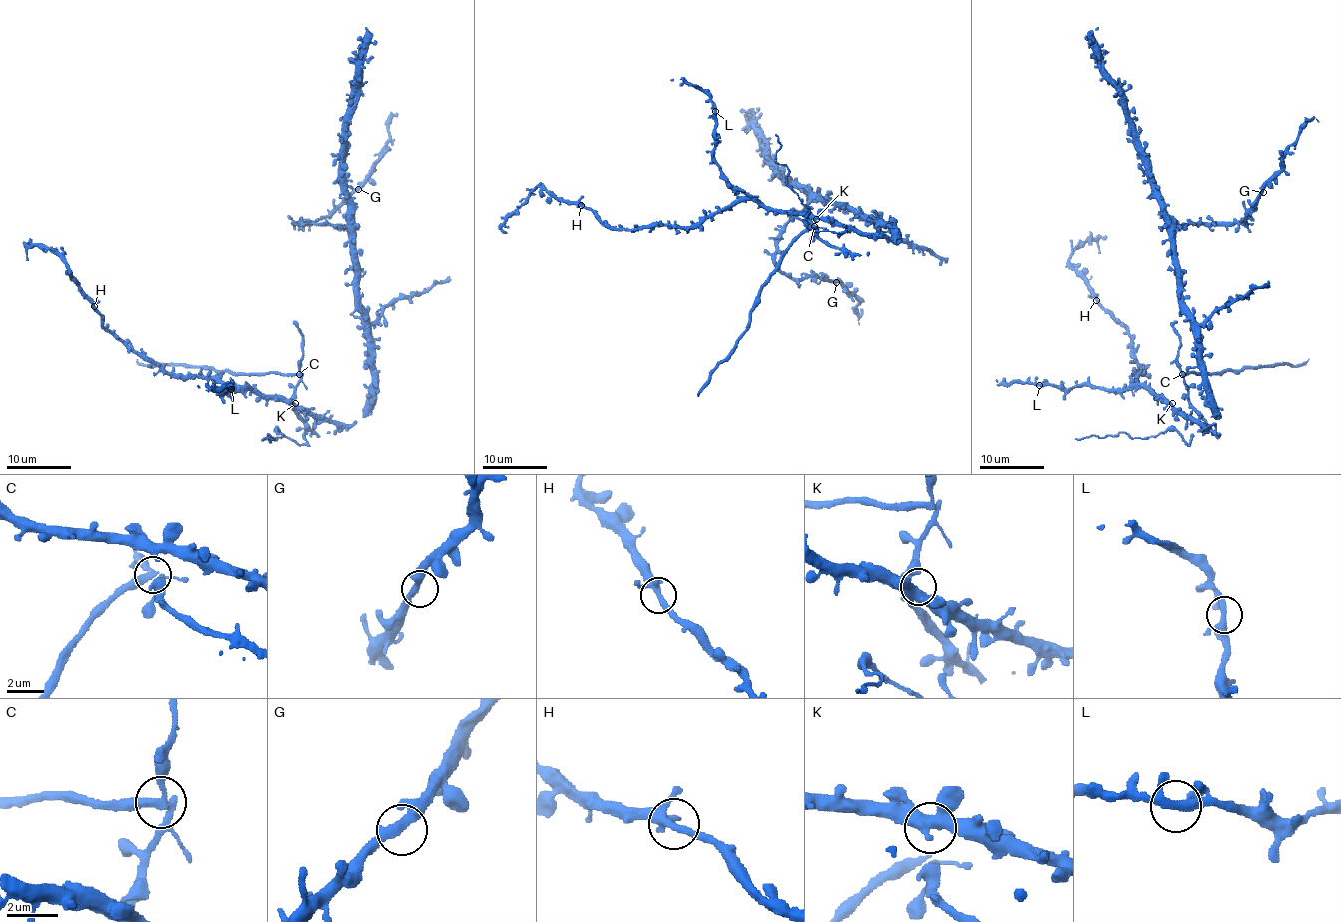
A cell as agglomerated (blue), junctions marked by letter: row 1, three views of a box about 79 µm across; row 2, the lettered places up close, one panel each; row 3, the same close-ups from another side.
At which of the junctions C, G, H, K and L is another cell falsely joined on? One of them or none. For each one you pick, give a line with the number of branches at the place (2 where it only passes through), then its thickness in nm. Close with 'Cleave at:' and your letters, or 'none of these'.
C: 3 branches meet; 260 nm thick
Cleave at: C

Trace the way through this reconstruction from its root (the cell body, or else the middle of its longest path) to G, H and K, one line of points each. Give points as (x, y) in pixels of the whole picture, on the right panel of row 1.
G: (1217, 418), (1206, 383), (1200, 325), (1182, 297), (1173, 231), (1188, 224), (1246, 224), (1263, 192)
H: (1217, 418), (1210, 426), (1203, 426), (1145, 389), (1131, 385), (1143, 369), (1132, 356), (1130, 336), (1096, 300)
K: (1217, 418), (1210, 426), (1203, 426), (1178, 411), (1172, 403)

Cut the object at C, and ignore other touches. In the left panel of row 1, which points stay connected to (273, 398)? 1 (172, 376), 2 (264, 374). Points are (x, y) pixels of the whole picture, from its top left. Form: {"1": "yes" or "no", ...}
{"1": "yes", "2": "no"}

